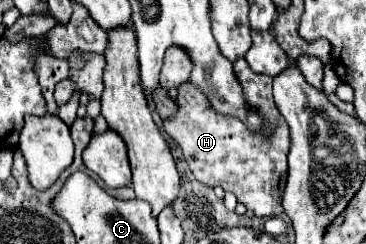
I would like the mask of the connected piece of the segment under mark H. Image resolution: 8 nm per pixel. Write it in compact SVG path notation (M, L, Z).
M184 83L178 95L178 113L172 121L164 121L168 135L180 145L190 171L204 185L220 185L238 197L246 209L254 211L256 217L280 217L282 215L282 189L286 185L288 163L286 155L290 149L288 125L278 127L274 141L262 141L262 137L250 137L240 121L234 117L222 117L210 109L206 95Z

